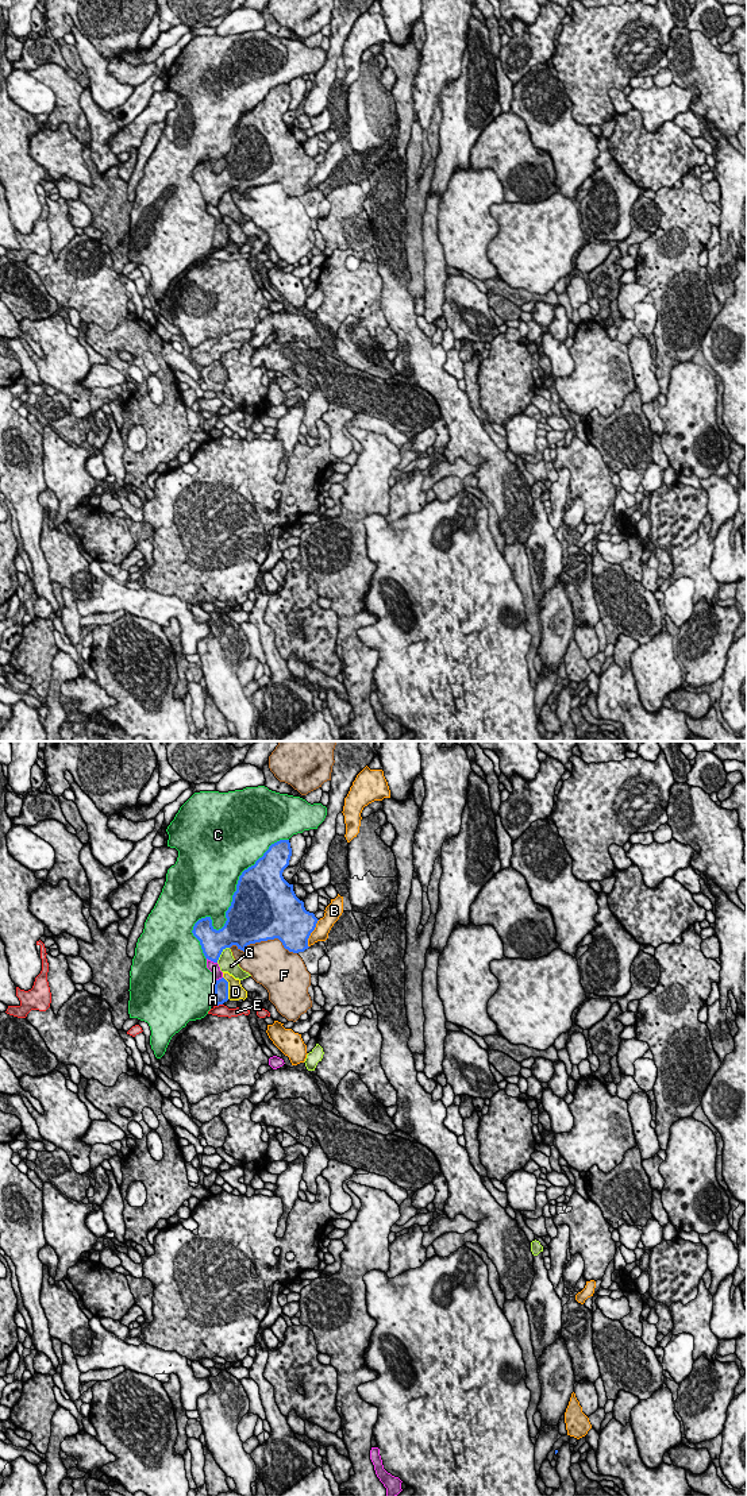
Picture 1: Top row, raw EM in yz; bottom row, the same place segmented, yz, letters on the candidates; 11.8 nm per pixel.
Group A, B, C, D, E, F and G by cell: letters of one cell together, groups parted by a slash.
A / B / C / D / E / F / G

